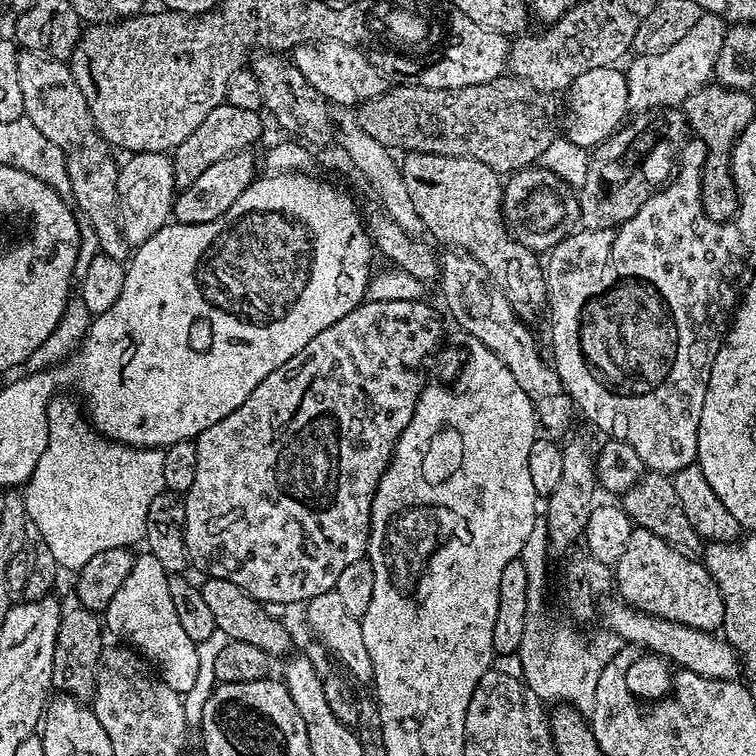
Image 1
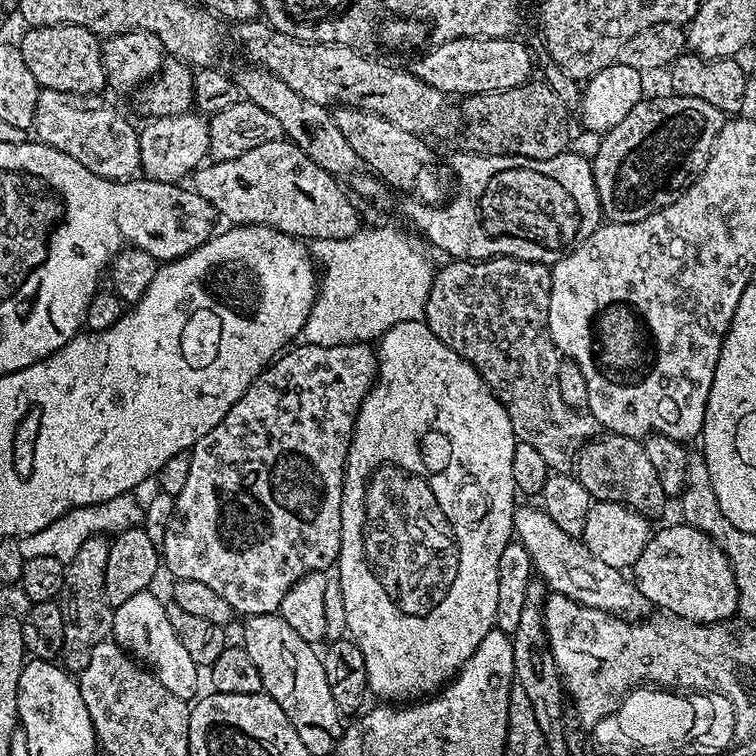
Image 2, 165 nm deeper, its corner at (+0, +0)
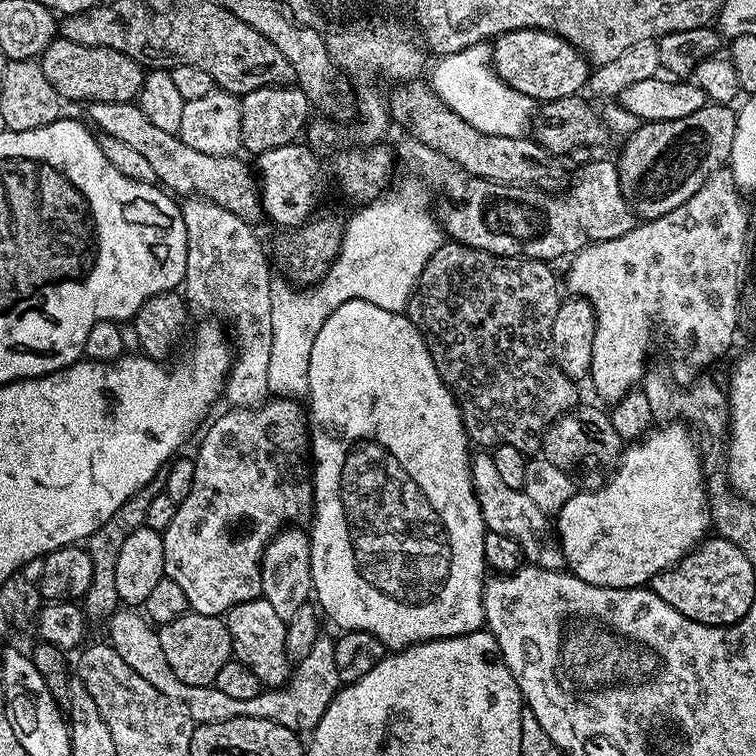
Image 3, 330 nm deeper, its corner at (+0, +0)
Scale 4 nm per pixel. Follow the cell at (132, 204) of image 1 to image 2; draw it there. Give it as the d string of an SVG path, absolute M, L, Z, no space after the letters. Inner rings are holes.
M189 110L173 116L157 116L139 129L141 162L139 171L149 180L174 184L191 177L196 169L209 159L209 121L203 115Z

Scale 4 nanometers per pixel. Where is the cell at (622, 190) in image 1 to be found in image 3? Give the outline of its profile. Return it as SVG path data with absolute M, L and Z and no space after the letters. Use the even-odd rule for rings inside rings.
M707 102L686 118L641 123L639 130L623 141L624 153L618 159L620 185L637 217L645 221L670 214L729 163L736 113L735 107Z

